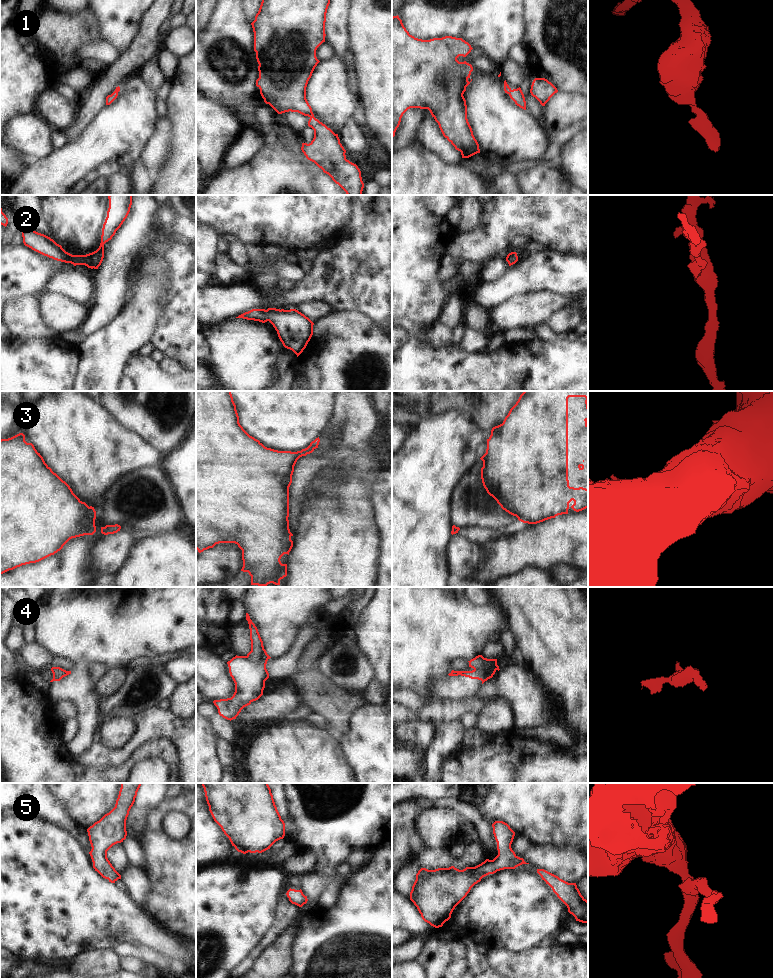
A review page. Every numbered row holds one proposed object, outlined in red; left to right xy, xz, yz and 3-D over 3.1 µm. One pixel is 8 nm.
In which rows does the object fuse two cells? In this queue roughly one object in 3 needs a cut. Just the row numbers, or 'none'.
4

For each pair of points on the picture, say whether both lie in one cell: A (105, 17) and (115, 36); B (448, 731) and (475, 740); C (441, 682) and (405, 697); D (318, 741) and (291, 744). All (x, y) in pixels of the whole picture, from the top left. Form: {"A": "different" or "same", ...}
{"A": "same", "B": "different", "C": "different", "D": "same"}

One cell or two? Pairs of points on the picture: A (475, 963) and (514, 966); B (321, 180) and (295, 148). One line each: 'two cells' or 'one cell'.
A: two cells
B: one cell

